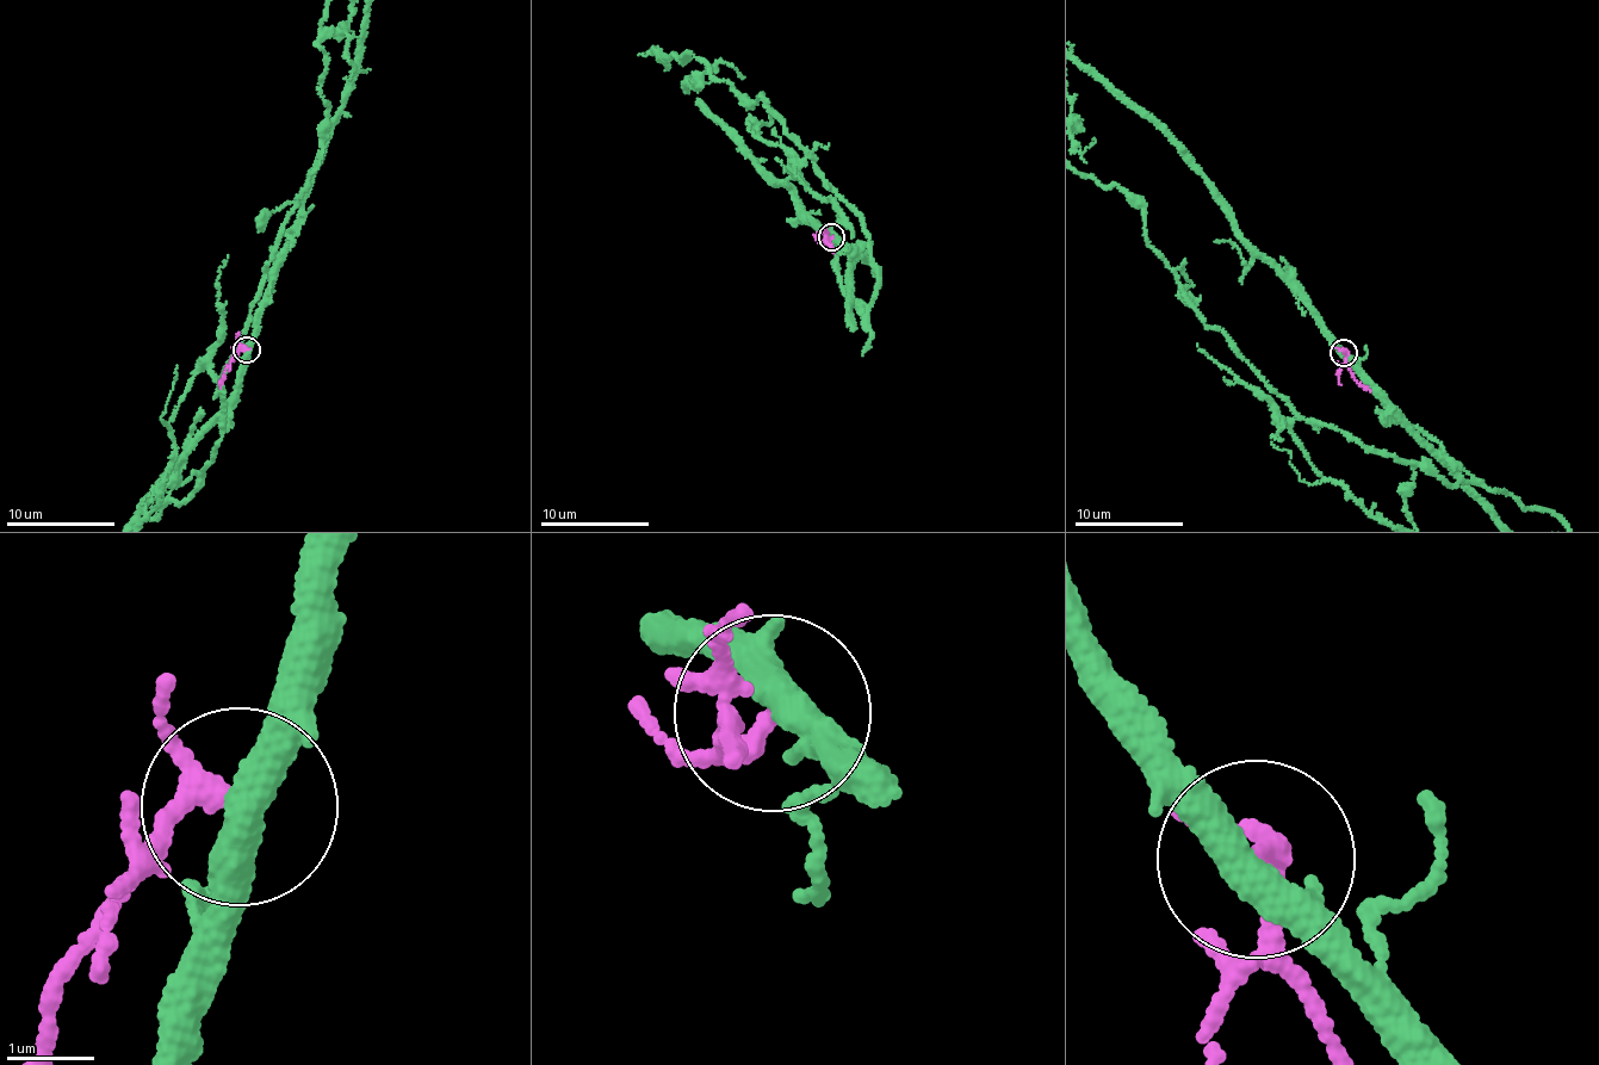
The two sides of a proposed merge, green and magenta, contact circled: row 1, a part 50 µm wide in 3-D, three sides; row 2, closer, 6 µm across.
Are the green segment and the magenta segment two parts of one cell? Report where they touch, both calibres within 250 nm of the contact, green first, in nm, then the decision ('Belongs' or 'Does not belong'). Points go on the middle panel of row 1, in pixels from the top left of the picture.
Place: (831, 236). Thickness 320 nm (green) against 190 nm. Does not belong

